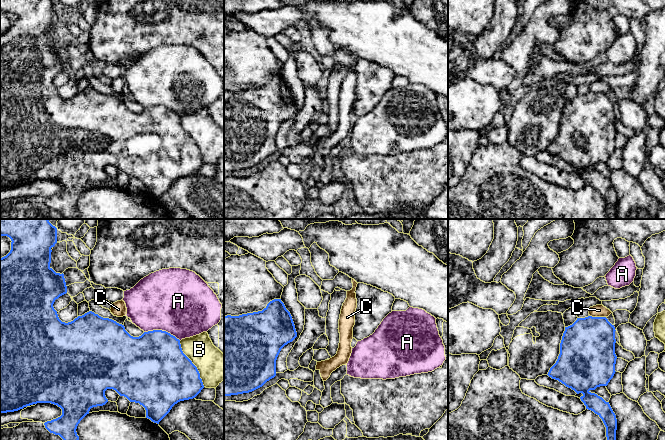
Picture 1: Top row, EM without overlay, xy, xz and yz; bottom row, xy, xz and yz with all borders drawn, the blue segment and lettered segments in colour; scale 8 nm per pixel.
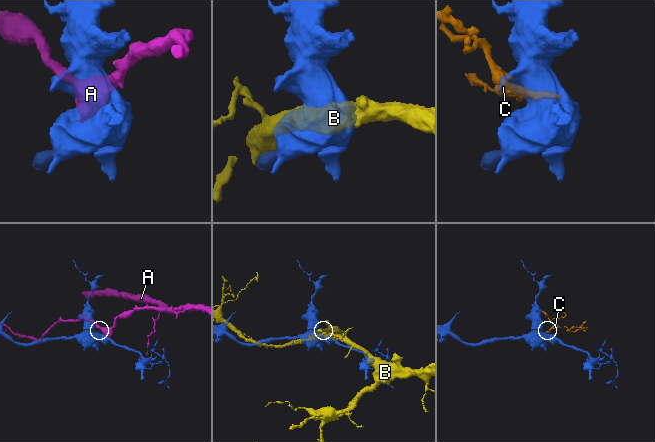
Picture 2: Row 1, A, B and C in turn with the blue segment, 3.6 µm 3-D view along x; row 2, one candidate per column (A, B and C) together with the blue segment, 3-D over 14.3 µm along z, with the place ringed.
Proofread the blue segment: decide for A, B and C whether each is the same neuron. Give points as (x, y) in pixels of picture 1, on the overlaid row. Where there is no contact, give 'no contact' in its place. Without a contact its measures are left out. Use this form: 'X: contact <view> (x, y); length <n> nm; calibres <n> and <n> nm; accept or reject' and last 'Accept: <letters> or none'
A: contact xy (161, 330); length 300 nm; calibres 460 and 500 nm; reject
B: contact xy (193, 364); length 420 nm; calibres 480 and 260 nm; reject
C: contact yz (598, 317); length 130 nm; calibres 440 and 100 nm; reject
Accept: none

